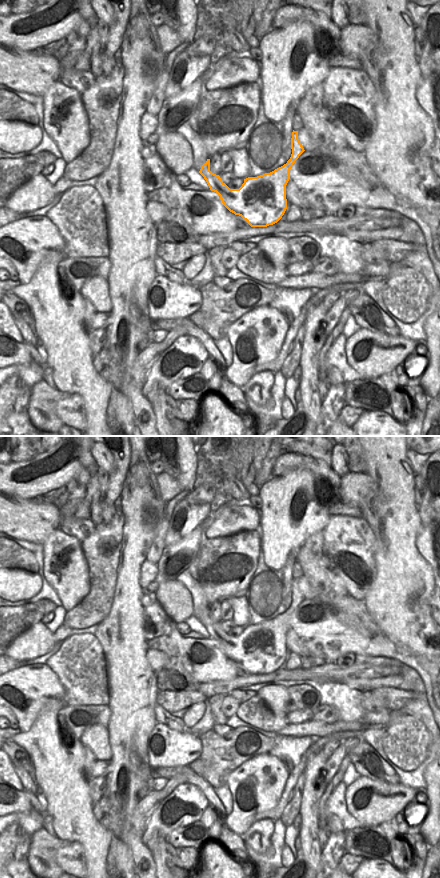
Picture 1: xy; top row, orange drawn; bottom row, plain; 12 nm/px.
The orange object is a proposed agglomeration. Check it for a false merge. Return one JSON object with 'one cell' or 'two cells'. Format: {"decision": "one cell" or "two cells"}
{"decision": "one cell"}

